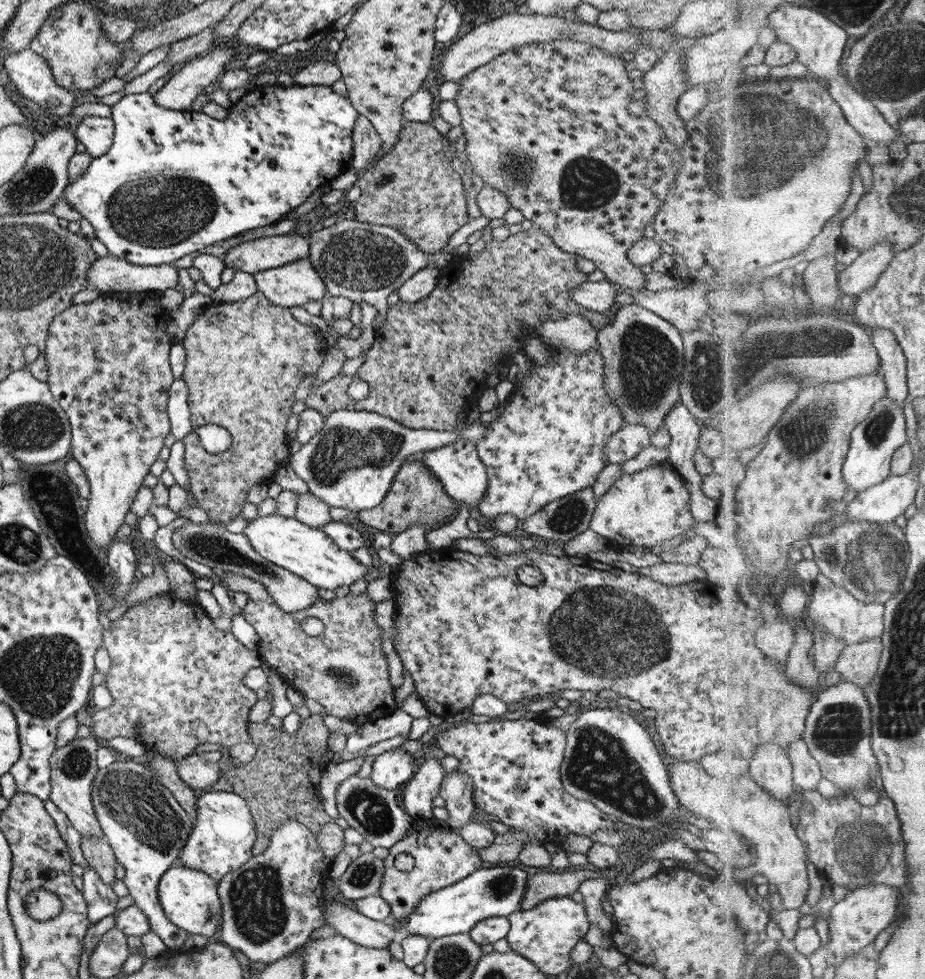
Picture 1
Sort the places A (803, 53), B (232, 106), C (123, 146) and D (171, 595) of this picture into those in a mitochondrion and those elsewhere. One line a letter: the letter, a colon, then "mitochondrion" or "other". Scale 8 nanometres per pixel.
A: other
B: other
C: other
D: other

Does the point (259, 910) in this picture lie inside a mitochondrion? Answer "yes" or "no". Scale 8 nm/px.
yes

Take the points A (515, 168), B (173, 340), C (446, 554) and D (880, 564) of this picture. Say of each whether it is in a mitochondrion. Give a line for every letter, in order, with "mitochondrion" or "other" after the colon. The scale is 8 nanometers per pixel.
A: mitochondrion
B: other
C: other
D: mitochondrion

